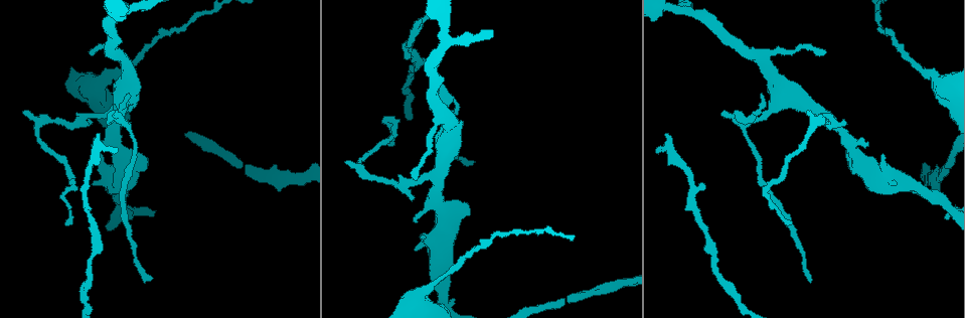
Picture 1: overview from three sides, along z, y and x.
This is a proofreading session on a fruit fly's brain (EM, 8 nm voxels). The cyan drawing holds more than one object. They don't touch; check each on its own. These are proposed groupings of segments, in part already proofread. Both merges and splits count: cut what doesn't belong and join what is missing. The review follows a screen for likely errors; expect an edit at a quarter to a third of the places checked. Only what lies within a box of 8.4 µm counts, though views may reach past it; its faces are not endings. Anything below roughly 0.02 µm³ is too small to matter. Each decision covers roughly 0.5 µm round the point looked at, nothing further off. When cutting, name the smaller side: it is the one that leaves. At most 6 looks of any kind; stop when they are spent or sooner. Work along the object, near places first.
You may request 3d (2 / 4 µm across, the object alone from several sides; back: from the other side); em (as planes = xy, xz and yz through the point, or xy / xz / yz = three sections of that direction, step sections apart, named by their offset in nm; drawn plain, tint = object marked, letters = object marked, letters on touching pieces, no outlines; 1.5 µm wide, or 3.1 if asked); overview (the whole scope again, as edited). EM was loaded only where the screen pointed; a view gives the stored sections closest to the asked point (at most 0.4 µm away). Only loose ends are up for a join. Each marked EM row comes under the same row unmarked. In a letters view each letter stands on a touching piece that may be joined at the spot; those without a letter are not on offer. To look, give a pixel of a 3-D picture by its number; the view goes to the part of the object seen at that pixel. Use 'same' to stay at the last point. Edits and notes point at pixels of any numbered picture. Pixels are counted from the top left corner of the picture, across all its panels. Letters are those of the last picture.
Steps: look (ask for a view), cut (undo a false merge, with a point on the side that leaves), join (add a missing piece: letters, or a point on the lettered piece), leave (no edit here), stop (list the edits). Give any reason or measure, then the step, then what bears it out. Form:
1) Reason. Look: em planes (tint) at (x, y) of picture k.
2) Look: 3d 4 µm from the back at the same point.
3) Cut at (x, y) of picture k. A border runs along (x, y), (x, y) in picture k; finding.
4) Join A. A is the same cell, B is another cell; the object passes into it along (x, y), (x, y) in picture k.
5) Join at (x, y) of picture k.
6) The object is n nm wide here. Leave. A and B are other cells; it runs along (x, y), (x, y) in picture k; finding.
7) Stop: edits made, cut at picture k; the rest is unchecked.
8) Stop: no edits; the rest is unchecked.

Branch stops here. Look: 3d 2 µm at (895, 181) of picture 1.

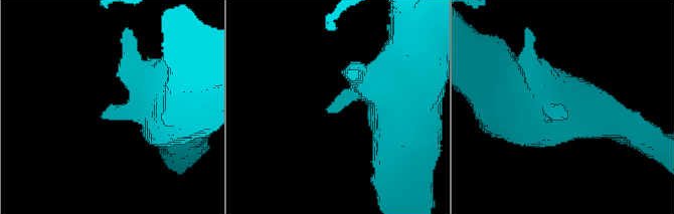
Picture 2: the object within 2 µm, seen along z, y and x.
Shape alone is not enough. Look: em yz step 4 (tint) at (567, 114) of picture 2.

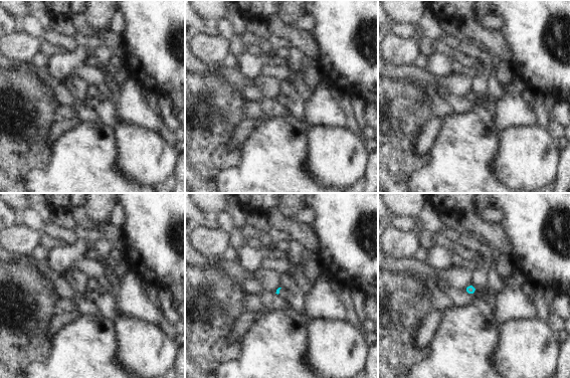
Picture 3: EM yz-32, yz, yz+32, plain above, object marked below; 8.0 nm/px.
Look: em xz step 4 (letters) at the same point.

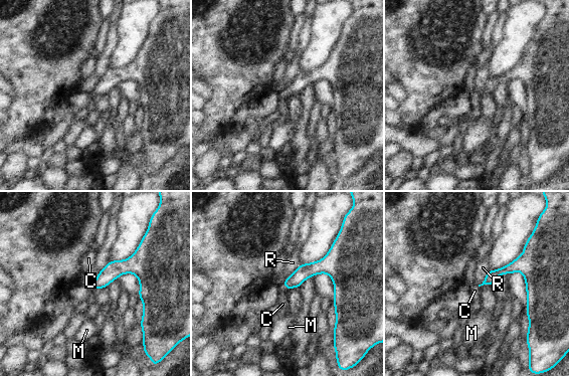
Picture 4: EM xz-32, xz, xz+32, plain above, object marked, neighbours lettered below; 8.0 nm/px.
Join C. C is the same cell, M and R are other cells; the object passes into it along (304, 271), (285, 286), (282, 304) in picture 4; it goes on there.

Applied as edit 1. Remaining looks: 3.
Branch stops here. Look: em yz step 4 (letters) at (147, 160) of picture 1.

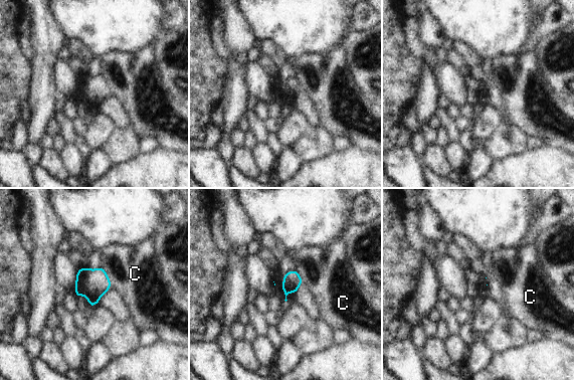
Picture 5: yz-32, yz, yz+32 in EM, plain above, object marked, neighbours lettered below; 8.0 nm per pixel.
Leave. C is another cell; a border runs along (103, 266), (111, 287) in picture 5; none of them fits.

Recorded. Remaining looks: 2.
Closes a loop. Look: em planes (tint) at (117, 116) of picture 1.

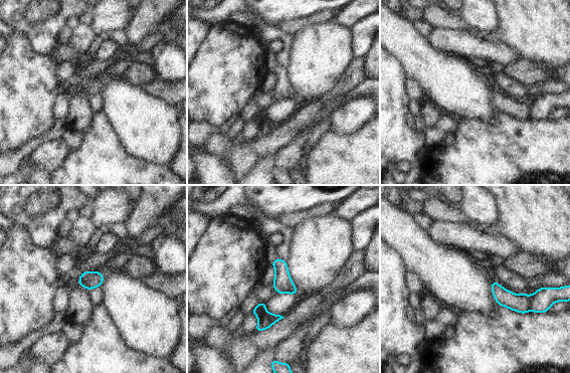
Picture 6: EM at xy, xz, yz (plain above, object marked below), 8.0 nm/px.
What lies round it. Look: em planes (letters) at the same point.

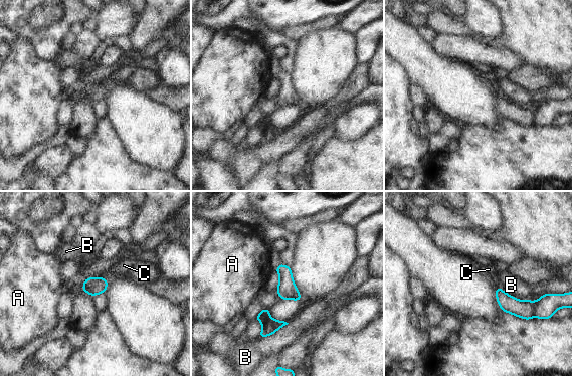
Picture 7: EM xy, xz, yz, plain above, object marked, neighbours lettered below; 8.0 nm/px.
The object is 140 nm wide here. Cut at (524, 309) of picture 7. A, B and C are other cells; a border runs along (533, 302), (534, 316) in picture 7; two neurons meet here.

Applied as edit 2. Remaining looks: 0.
Stop: edits made, join at picture 4, cut at picture 7; the rest is unchecked.

